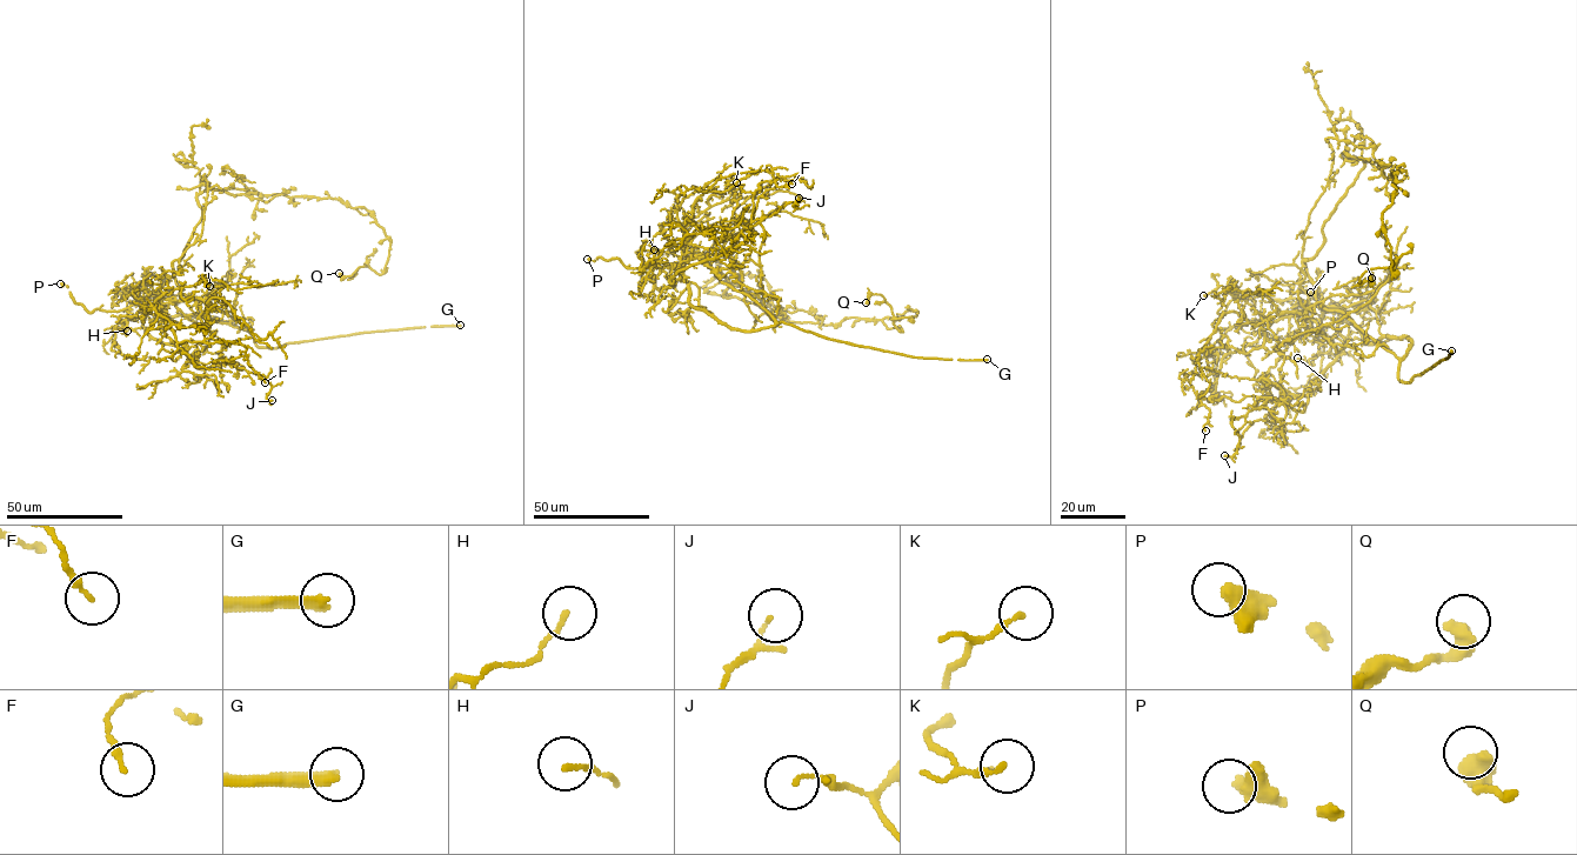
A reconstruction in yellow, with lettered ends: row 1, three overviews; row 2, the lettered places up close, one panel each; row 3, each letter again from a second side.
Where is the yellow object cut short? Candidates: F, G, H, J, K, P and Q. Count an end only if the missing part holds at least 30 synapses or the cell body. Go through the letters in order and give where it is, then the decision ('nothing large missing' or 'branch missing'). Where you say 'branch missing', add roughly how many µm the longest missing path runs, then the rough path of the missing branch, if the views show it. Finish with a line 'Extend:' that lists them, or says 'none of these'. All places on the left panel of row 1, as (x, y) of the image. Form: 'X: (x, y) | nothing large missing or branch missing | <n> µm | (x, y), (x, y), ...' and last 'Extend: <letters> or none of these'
F: (265, 382) | nothing large missing
G: (460, 325) | nothing large missing
H: (127, 331) | nothing large missing
J: (272, 400) | nothing large missing
K: (209, 286) | nothing large missing
P: (60, 284) | nothing large missing
Q: (339, 273) | nothing large missing
Extend: none of these

